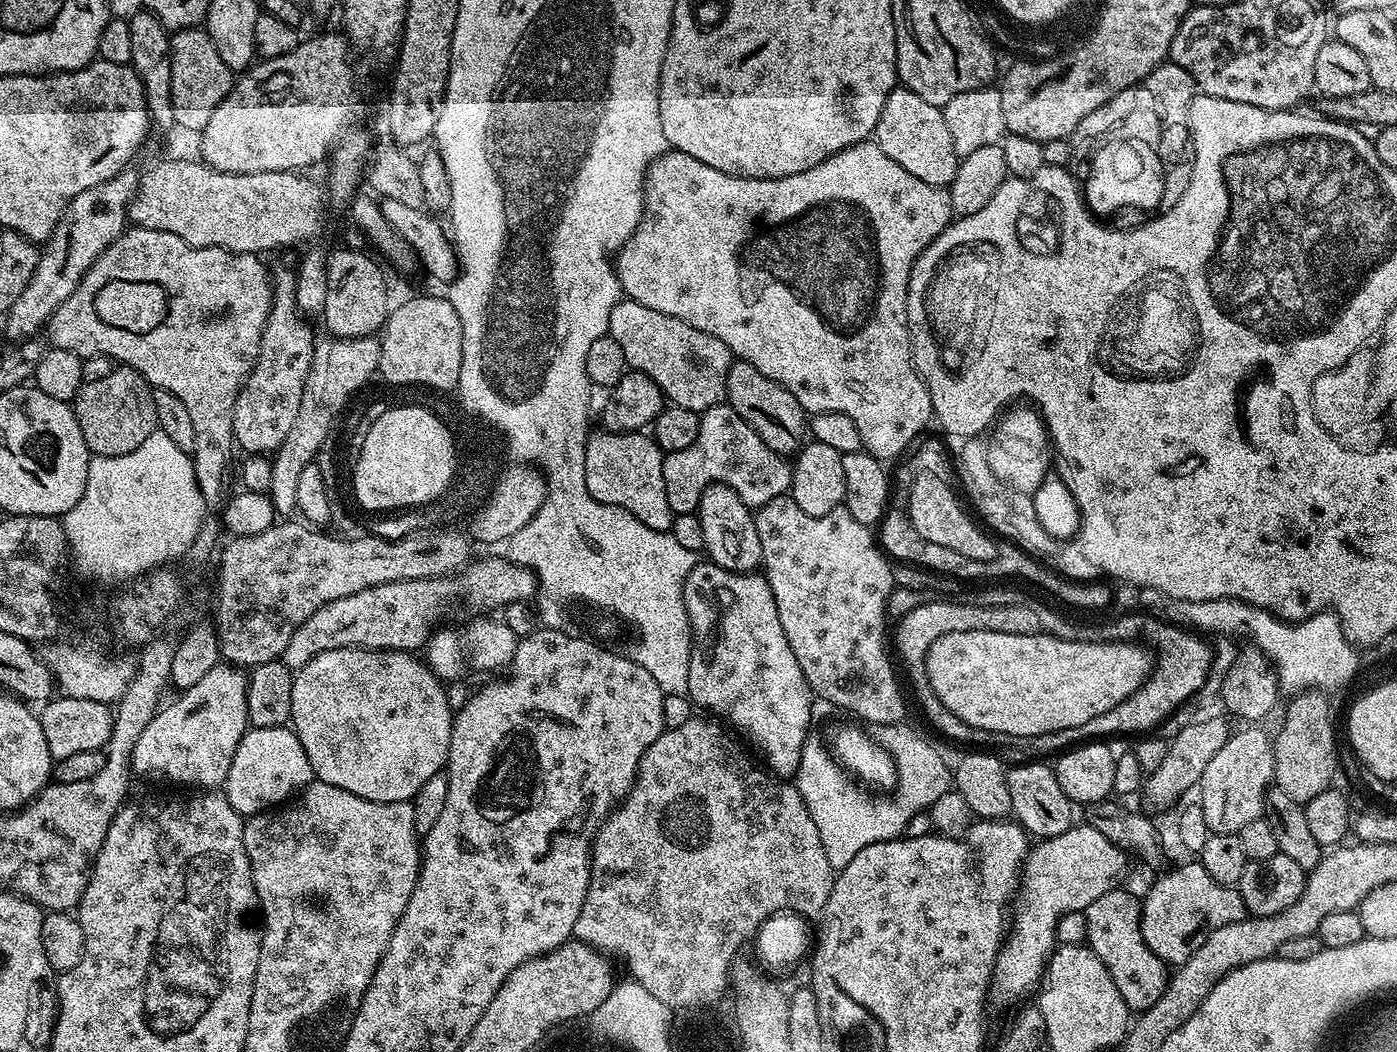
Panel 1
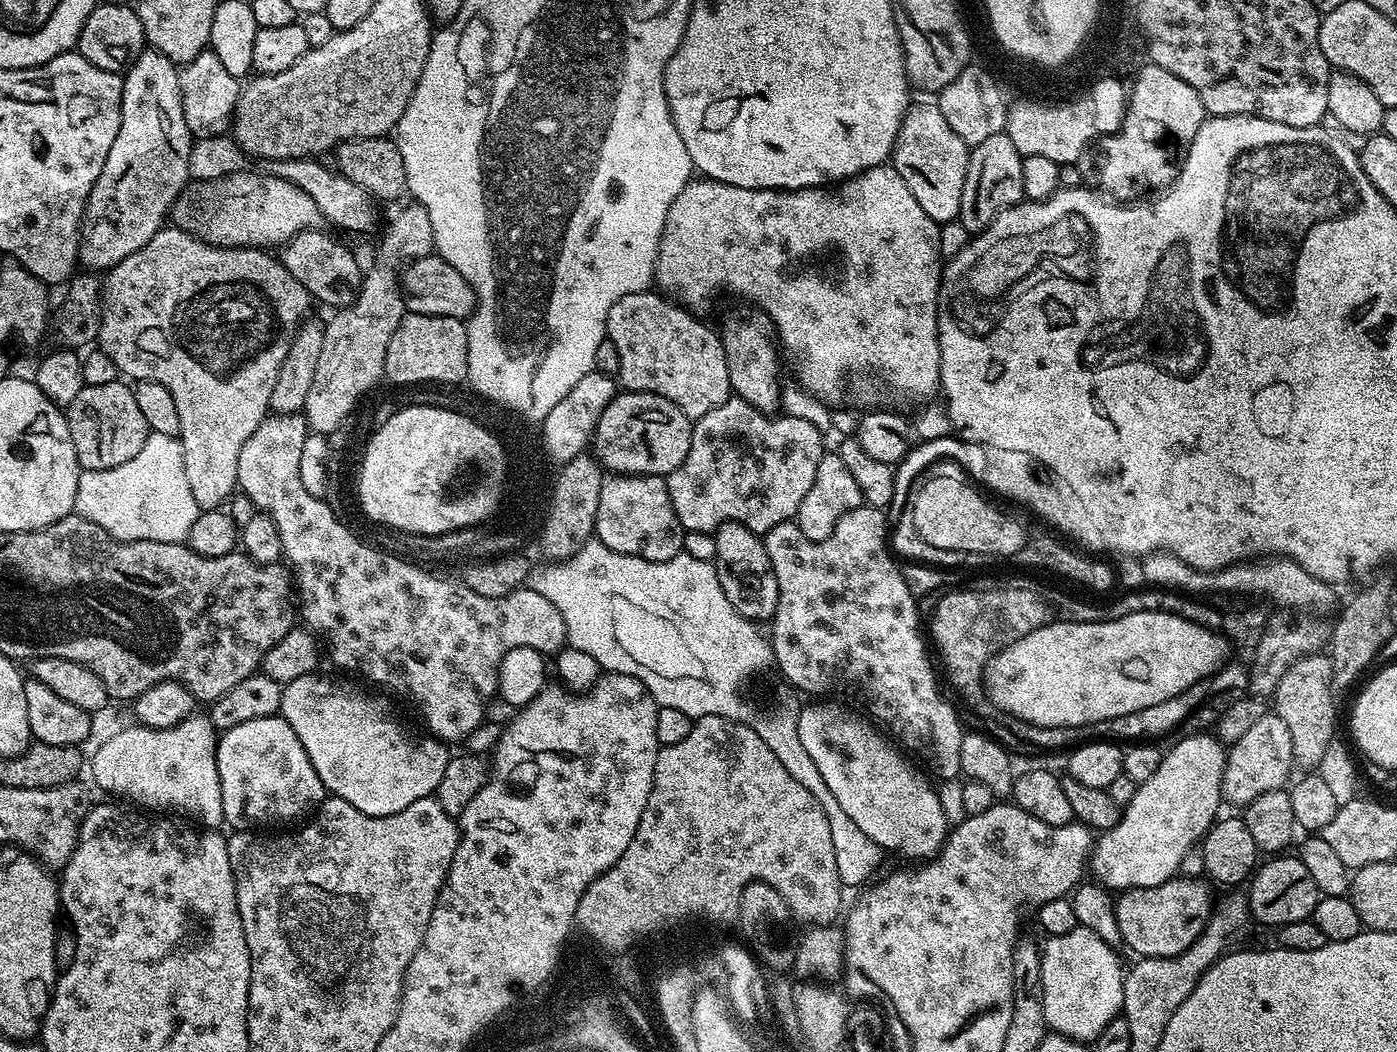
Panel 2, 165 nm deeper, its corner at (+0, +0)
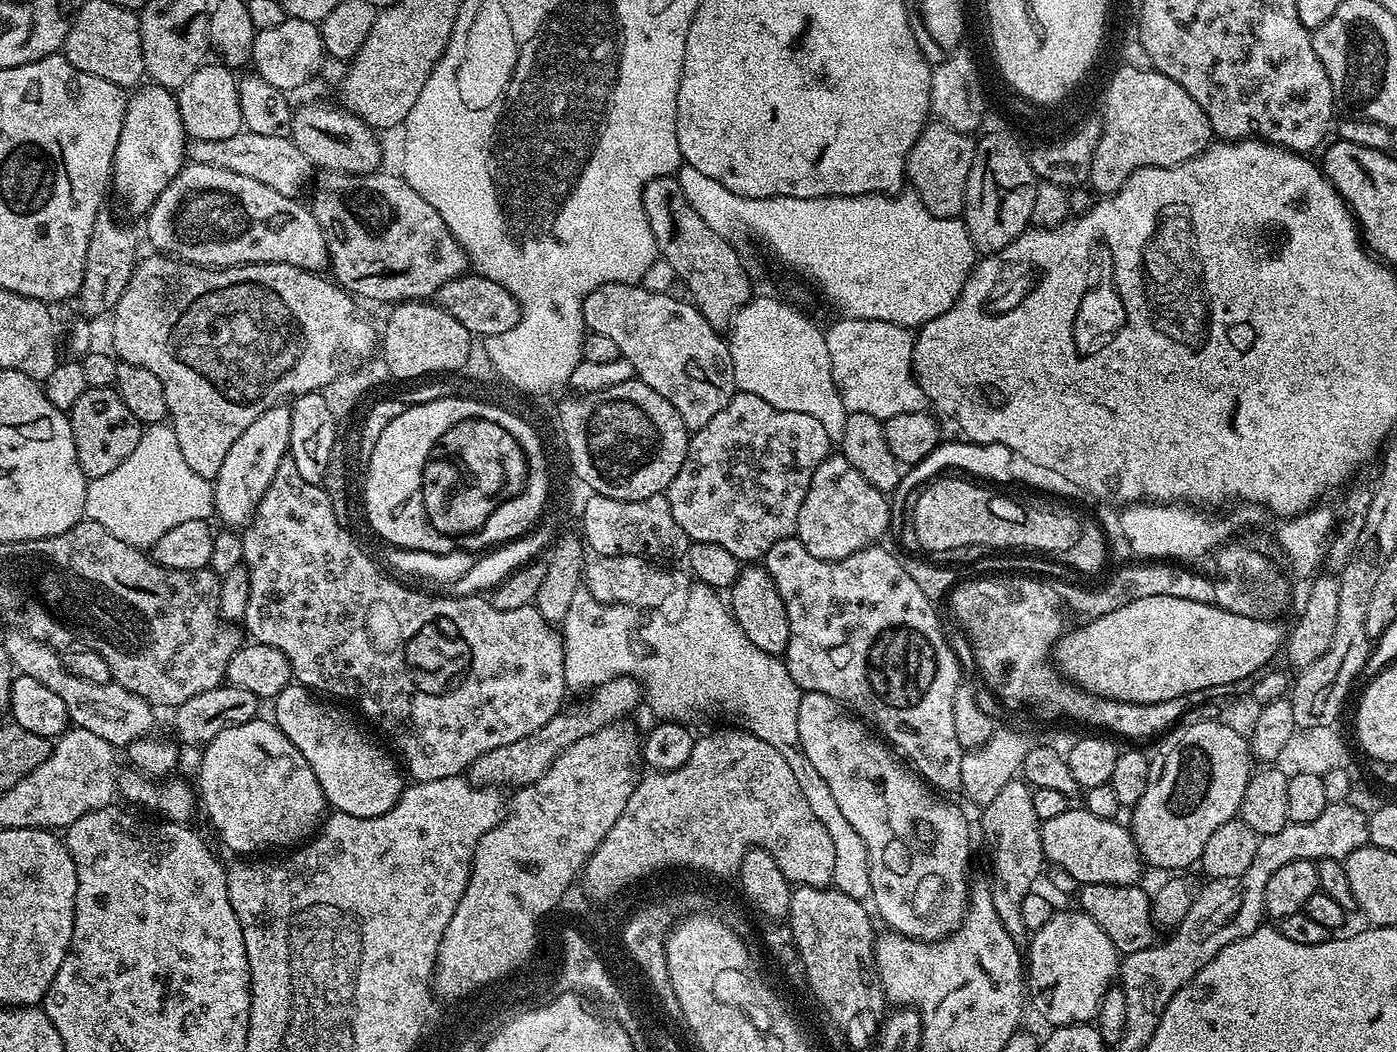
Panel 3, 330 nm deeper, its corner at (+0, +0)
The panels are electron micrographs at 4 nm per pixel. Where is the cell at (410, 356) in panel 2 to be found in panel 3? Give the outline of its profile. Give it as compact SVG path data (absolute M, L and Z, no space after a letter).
M410 300L400 302L388 316L382 328L382 339L387 349L388 364L398 376L413 376L428 369L453 368L464 360L467 352L466 326L458 322L436 302Z

